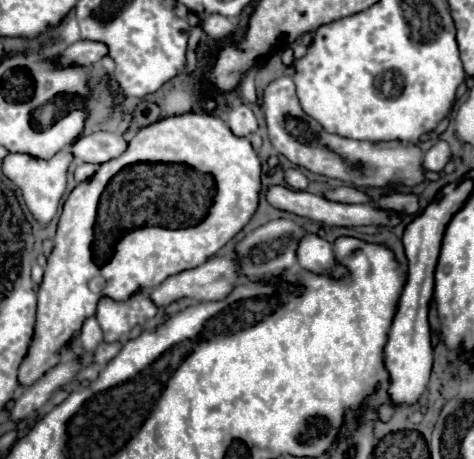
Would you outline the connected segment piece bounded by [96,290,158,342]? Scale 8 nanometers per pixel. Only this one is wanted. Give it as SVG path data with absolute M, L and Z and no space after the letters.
M148 290L132 294L126 302L114 302L110 298L102 298L98 304L96 320L102 326L106 342L118 342L124 334L130 332L132 326L144 324L154 318L158 308L148 298Z

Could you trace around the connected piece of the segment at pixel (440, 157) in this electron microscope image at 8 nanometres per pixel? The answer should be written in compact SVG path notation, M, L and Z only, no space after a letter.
M438 140L426 154L422 160L422 168L430 170L430 172L440 172L446 162L450 160L450 146L444 140Z

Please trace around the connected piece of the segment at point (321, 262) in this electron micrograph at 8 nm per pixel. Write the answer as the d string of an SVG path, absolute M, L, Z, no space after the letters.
M304 234L304 240L300 240L300 248L296 248L296 258L298 264L310 272L328 274L334 278L346 274L346 270L334 258L332 244L318 234Z

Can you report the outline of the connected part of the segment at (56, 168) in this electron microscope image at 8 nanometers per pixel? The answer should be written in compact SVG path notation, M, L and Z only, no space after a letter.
M64 148L58 154L54 154L50 160L40 160L40 158L28 156L28 154L8 154L2 162L2 172L6 174L8 180L12 180L22 190L22 198L24 198L28 210L42 226L48 226L58 212L60 198L66 190L66 172L68 172L68 166L72 160L74 160L72 152L68 152L68 148Z

